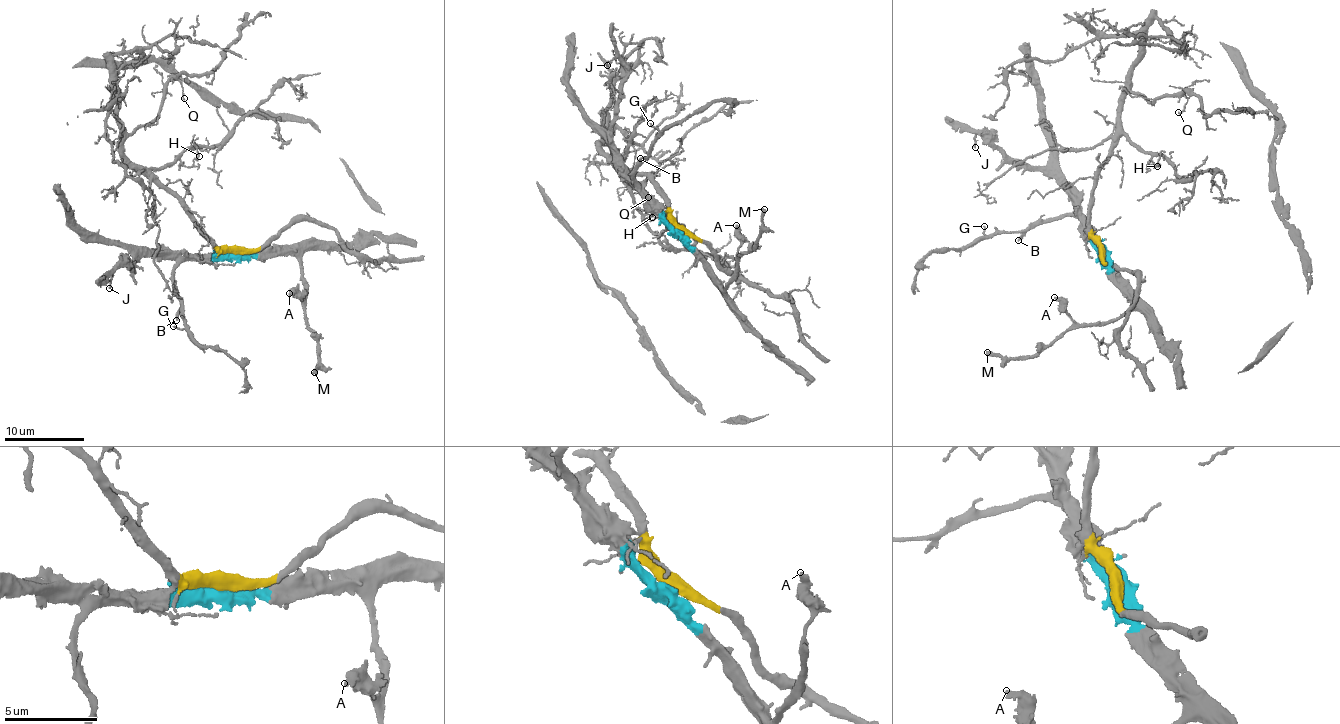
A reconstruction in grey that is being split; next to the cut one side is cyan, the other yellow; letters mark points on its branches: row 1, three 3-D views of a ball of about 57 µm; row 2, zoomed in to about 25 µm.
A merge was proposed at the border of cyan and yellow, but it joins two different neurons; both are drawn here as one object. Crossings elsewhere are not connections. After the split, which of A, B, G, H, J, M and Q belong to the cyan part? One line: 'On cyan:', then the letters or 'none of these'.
On cyan: A, B, G, J, M

